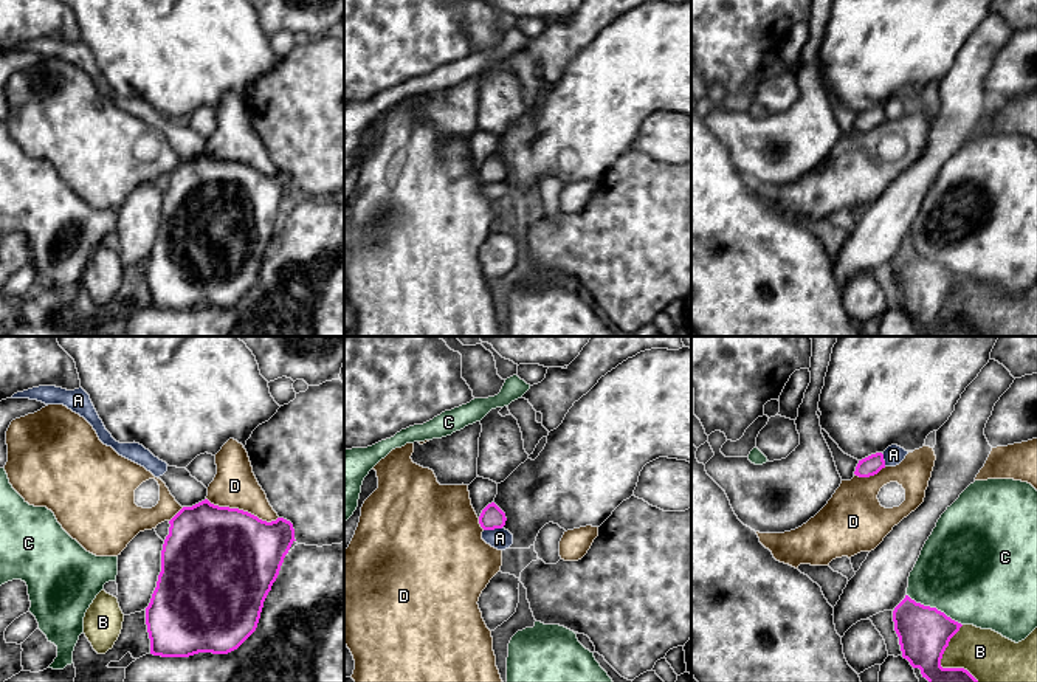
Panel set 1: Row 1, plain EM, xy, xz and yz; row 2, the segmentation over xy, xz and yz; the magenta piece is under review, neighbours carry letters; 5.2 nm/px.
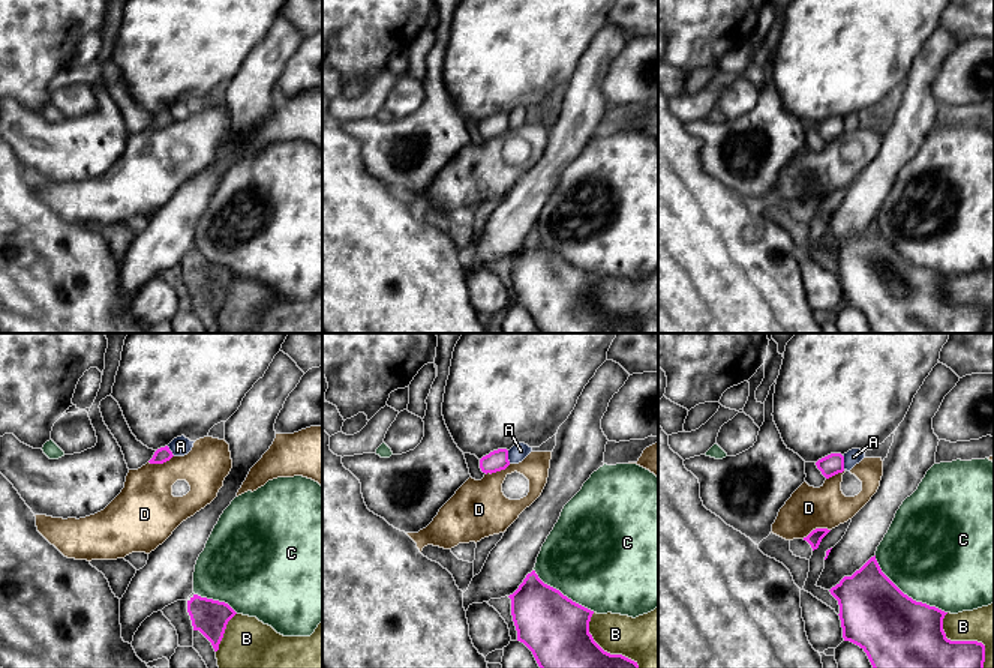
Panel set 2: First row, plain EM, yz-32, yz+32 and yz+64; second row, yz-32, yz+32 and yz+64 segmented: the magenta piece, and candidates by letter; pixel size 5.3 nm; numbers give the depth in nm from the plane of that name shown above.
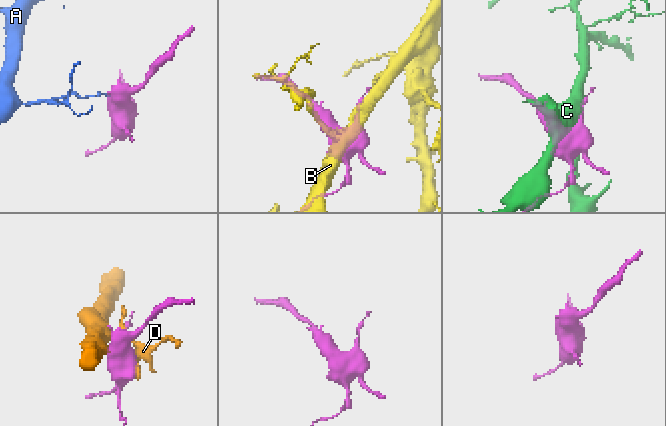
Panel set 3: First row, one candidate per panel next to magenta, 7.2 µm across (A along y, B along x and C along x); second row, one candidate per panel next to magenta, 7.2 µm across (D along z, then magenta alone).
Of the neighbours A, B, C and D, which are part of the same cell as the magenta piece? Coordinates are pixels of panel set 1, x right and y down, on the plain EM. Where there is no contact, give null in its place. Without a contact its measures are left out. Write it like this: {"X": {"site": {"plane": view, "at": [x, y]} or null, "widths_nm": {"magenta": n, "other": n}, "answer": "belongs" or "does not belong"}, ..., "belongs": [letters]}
{"A": {"site": {"plane": "xz", "at": [493, 182]}, "widths_nm": {"magenta": 120, "other": 110}, "answer": "does not belong"}, "B": {"site": {"plane": "yz", "at": [940, 316]}, "widths_nm": {"magenta": 280, "other": 260}, "answer": "does not belong"}, "C": {"site": {"plane": "yz", "at": [935, 261]}, "widths_nm": {"magenta": 280, "other": 500}, "answer": "does not belong"}, "D": {"site": {"plane": "xy", "at": [242, 163]}, "widths_nm": {"magenta": 500, "other": 220}, "answer": "does not belong"}, "belongs": []}

